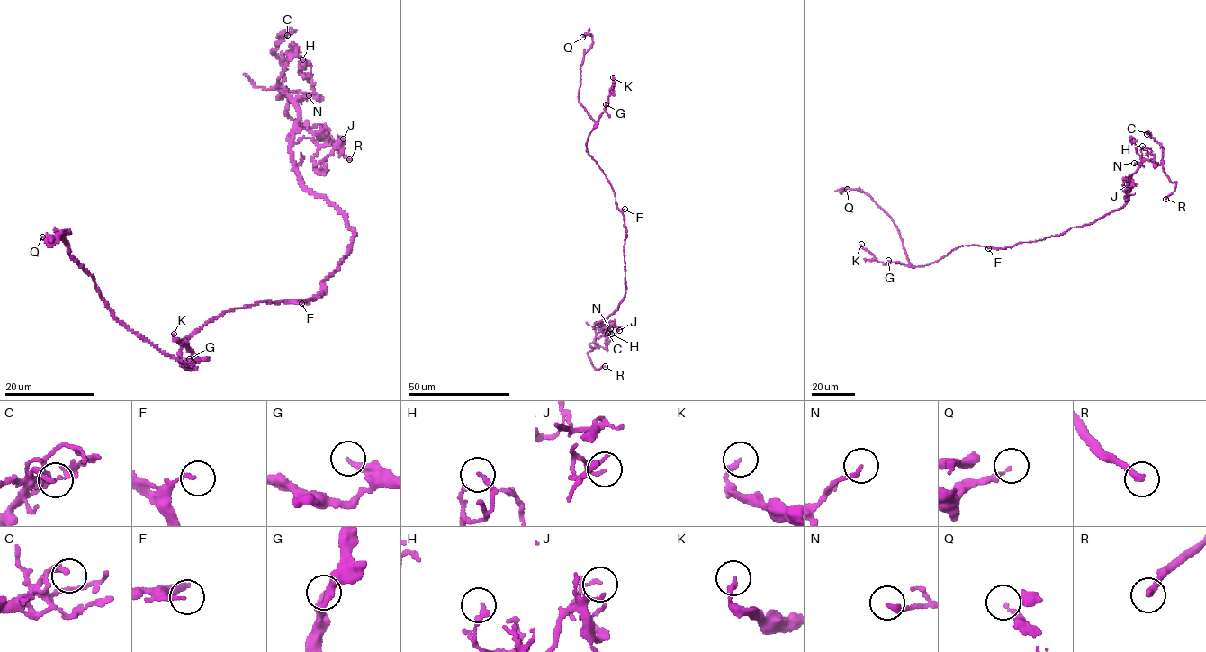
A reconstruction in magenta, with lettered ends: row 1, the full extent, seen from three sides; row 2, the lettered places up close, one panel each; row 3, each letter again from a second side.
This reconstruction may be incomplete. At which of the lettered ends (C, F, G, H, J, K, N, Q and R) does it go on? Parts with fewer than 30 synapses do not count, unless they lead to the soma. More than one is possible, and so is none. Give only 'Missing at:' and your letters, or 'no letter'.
Missing at: R

